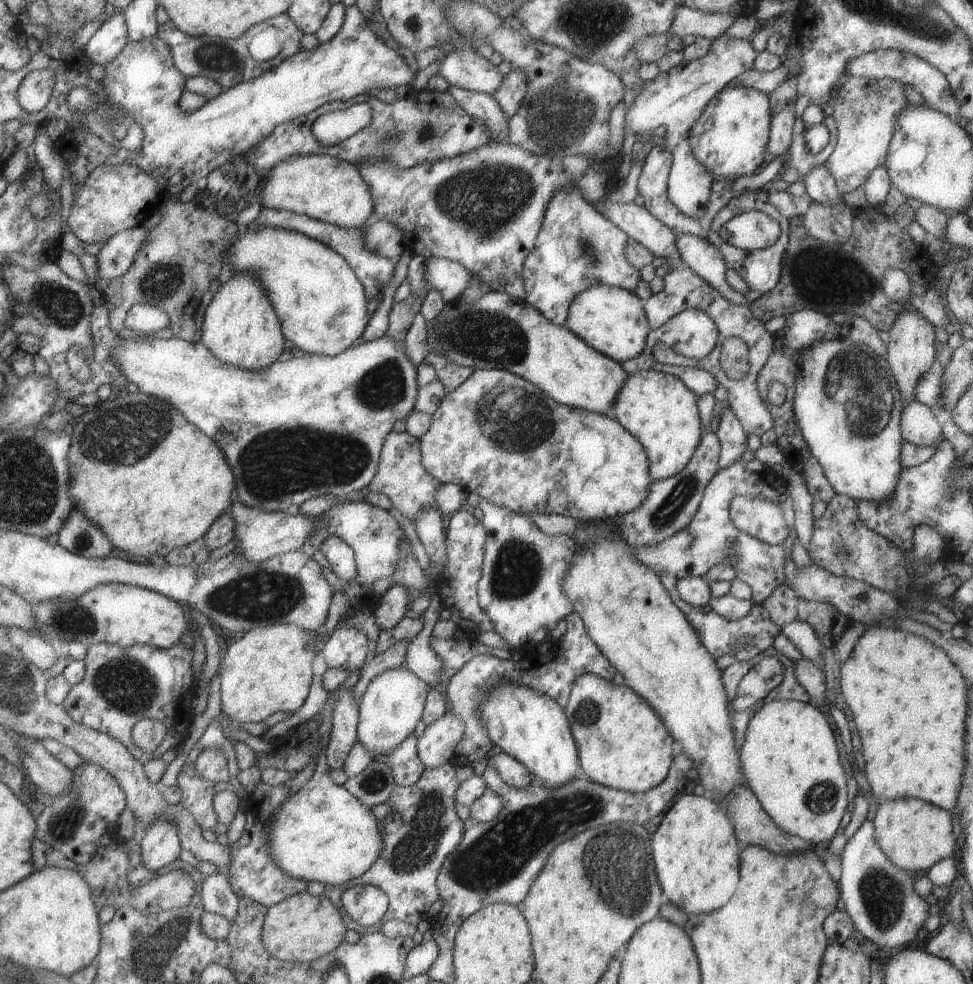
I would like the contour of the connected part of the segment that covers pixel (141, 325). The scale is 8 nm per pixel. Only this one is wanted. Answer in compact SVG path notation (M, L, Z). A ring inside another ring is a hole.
M133 305L125 315L124 325L134 333L149 336L168 325L168 316L149 305Z

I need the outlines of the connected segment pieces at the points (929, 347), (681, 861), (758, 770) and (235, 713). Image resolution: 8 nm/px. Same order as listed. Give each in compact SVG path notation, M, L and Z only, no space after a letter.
M903 311L898 313L893 326L888 330L886 361L896 382L897 390L905 404L917 401L914 388L920 376L929 370L935 360L935 333L933 326L919 312Z
M685 794L671 804L671 808L665 812L657 829L650 836L650 858L653 859L661 890L671 904L684 910L687 915L711 912L711 910L723 906L729 900L733 888L737 886L740 852L737 849L734 828L726 813L723 805L709 796Z
M779 699L763 704L748 722L743 744L738 750L738 763L744 783L781 831L798 836L813 846L834 837L841 816L850 809L851 793L845 788L835 736L820 710L796 700Z
M293 623L245 631L227 647L223 660L218 663L221 712L239 727L243 722L261 722L277 710L294 713L310 689L311 660L321 650L316 641L321 642L322 637Z

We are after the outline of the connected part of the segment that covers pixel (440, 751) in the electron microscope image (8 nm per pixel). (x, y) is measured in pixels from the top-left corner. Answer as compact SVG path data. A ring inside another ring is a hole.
M447 710L435 722L426 725L423 734L416 738L416 751L424 768L434 769L453 759L455 745L464 731L463 723Z

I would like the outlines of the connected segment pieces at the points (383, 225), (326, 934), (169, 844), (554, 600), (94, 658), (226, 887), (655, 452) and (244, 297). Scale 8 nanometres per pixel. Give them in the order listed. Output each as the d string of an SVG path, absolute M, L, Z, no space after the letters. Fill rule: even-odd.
M374 220L364 234L364 247L385 258L397 261L404 249L401 229L393 222Z
M305 892L291 895L271 905L265 913L261 940L265 950L280 961L310 962L332 950L343 941L347 930L342 920L344 914L323 895L311 896Z
M157 819L143 832L139 841L141 865L148 871L156 871L178 857L181 850L176 826Z
M466 494L468 504L477 504L482 510L482 525L486 532L481 576L476 584L478 603L489 617L494 630L509 646L519 652L528 644L544 644L549 640L549 632L557 622L572 610L572 604L564 595L560 578L568 570L572 554L577 550L572 536L566 534L548 535L535 526L529 515L520 515L503 507L498 507L479 495Z
M180 640L166 649L139 643L130 647L90 644L83 659L83 680L70 688L62 707L76 723L118 740L135 760L144 765L150 760L159 759L167 749L181 747L188 736L195 697L192 692L197 686L191 671L191 660L193 649ZM141 719L162 722L166 728L161 744L150 753L139 750L131 738L133 725Z
M212 874L205 876L198 894L205 911L209 911L232 922L238 912L238 896L233 892L227 876Z
M651 369L627 375L617 392L612 404L614 419L644 448L651 481L677 474L689 462L703 433L695 402L696 394L676 376Z
M234 273L223 286L219 286L205 307L200 331L200 341L217 360L243 370L267 368L284 351L285 337L273 307L260 284L248 273Z

